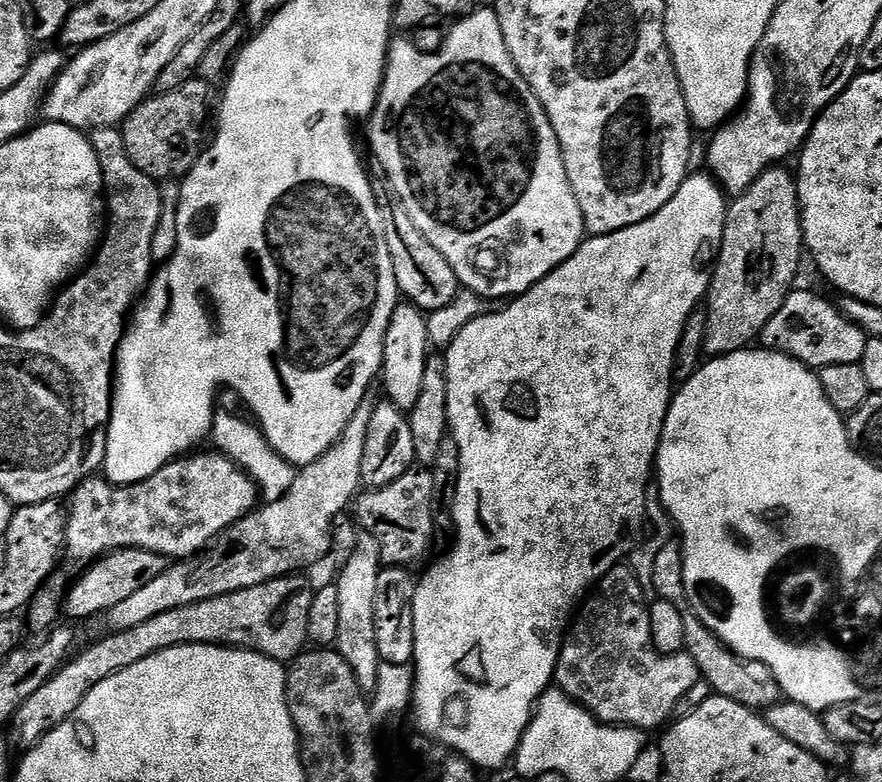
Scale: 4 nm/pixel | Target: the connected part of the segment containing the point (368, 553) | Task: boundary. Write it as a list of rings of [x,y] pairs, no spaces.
[[[356,546],[354,554],[341,569],[338,576],[335,577],[334,583],[338,590],[338,638],[334,648],[339,652],[342,658],[354,670],[354,678],[365,690],[371,690],[376,687],[376,678],[380,674],[381,659],[378,654],[378,642],[376,641],[376,631],[374,630],[374,598],[378,594],[378,578],[382,571],[380,563],[380,553],[375,547]]]

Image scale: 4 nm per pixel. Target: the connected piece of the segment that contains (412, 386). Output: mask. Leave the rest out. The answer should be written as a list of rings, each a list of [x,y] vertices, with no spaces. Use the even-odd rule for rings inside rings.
[[[407,302],[397,303],[394,314],[390,318],[390,326],[386,326],[386,338],[384,339],[384,349],[382,350],[382,366],[380,367],[379,379],[384,380],[384,392],[387,403],[398,406],[398,410],[409,413],[414,410],[418,398],[422,395],[422,381],[426,374],[426,362],[430,355],[430,345],[426,334],[427,315],[420,309]]]

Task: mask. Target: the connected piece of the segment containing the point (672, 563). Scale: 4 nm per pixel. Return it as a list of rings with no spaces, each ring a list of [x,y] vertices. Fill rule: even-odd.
[[[676,538],[669,539],[668,543],[663,544],[658,550],[658,558],[654,558],[654,570],[652,571],[651,591],[656,591],[655,595],[662,600],[670,601],[674,606],[678,606],[678,610],[682,614],[682,623],[684,633],[686,634],[686,642],[684,643],[684,651],[690,654],[690,658],[694,658],[694,662],[700,671],[701,680],[706,681],[712,687],[715,695],[722,698],[730,698],[730,702],[738,702],[742,706],[753,710],[767,710],[779,704],[782,699],[780,691],[780,681],[776,680],[771,675],[765,675],[763,680],[760,676],[755,676],[752,673],[753,665],[749,661],[740,659],[715,631],[707,629],[704,622],[700,621],[695,614],[694,609],[689,607],[687,600],[686,585],[683,582],[683,554],[681,552],[681,541]]]

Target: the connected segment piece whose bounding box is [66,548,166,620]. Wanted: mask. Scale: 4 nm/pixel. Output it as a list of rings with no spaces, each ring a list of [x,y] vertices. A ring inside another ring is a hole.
[[[124,548],[121,552],[110,552],[101,556],[91,566],[83,569],[84,577],[76,585],[69,587],[66,592],[66,612],[76,620],[88,620],[99,617],[101,612],[110,610],[110,606],[118,606],[118,602],[130,598],[134,590],[138,590],[146,582],[158,578],[166,567],[165,557],[138,550],[137,548]]]

